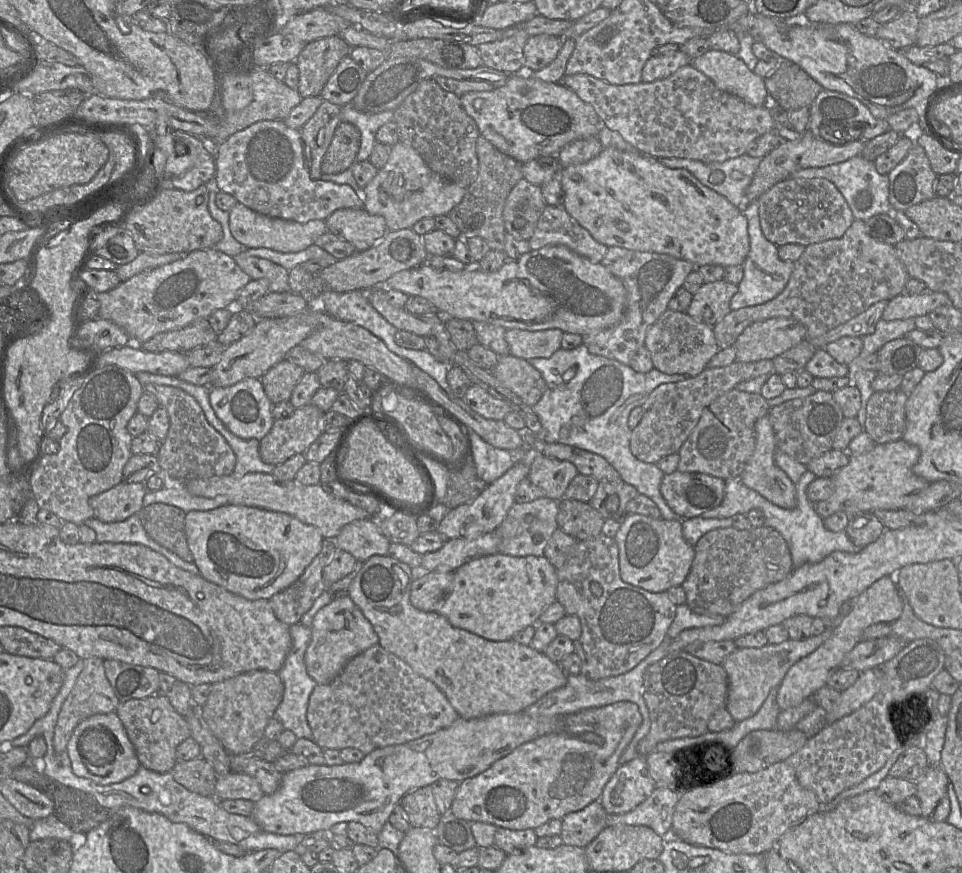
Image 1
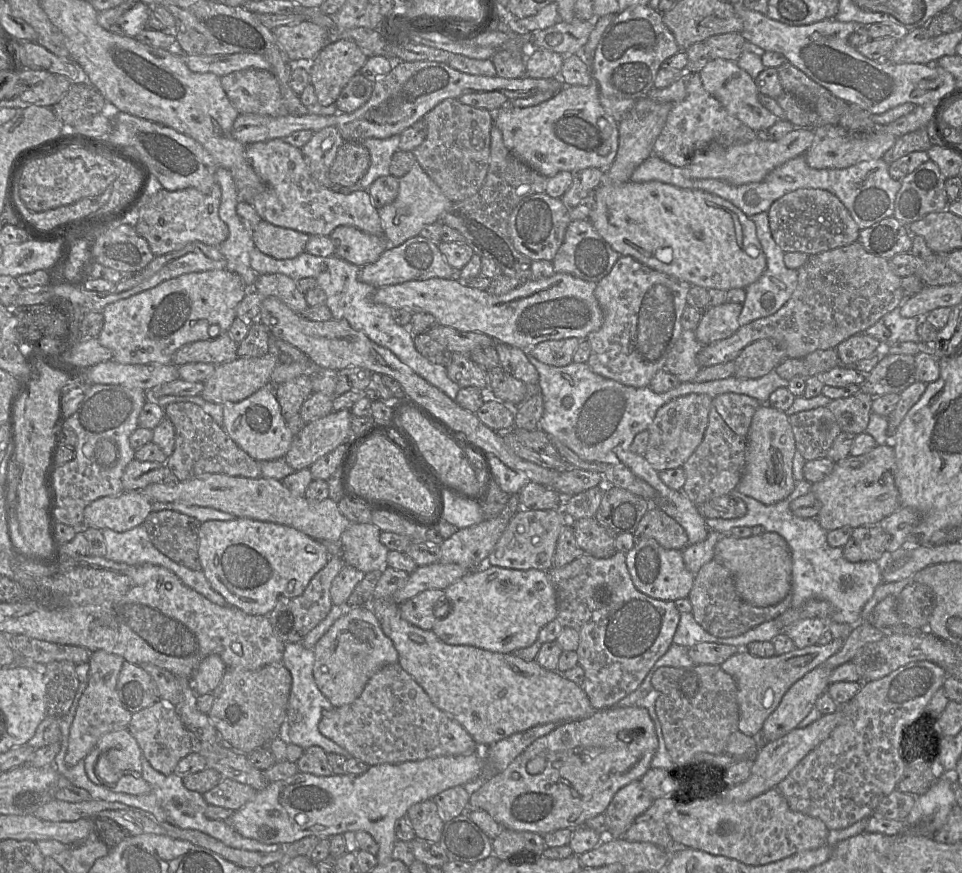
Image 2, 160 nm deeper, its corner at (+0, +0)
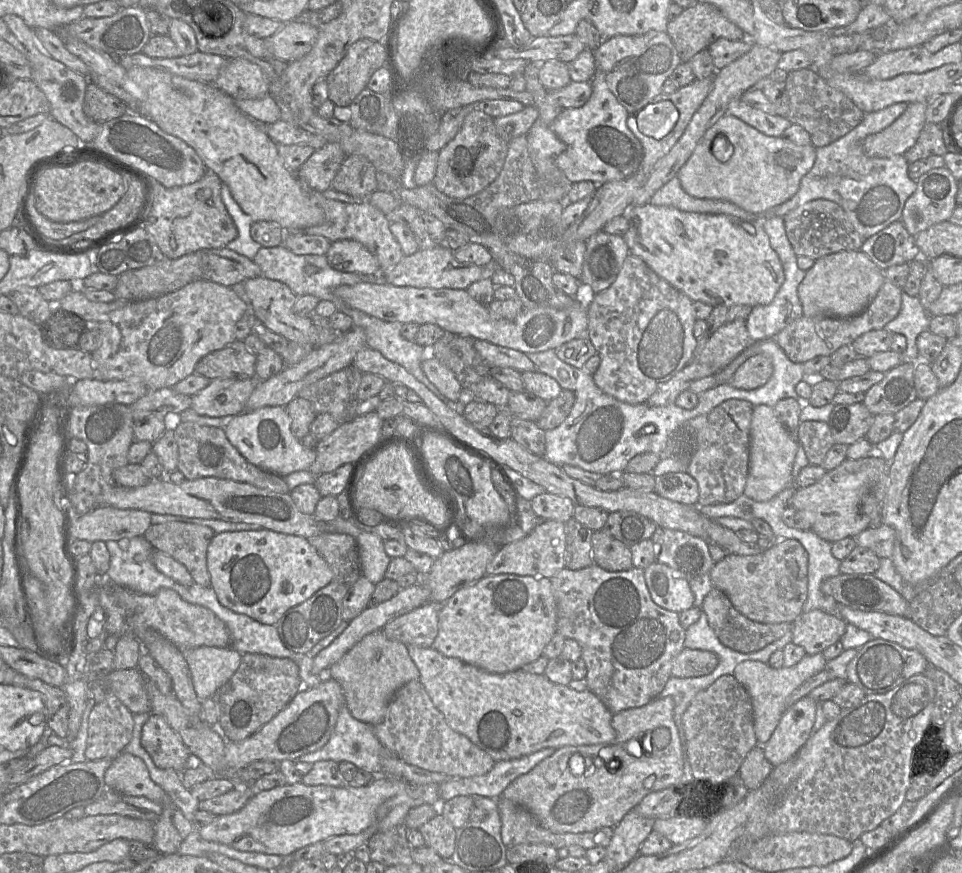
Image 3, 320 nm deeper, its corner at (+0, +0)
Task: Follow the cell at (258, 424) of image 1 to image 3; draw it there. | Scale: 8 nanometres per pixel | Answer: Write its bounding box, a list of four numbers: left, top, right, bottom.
[223,406,316,477]

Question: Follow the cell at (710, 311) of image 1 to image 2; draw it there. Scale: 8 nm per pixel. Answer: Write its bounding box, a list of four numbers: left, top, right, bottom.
[695,303,742,346]

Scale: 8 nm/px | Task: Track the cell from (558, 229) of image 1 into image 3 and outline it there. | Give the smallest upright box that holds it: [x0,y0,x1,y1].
[579,231,630,295]

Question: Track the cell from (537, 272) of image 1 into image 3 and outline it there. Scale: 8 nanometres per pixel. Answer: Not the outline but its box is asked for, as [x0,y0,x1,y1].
[334,278,588,354]

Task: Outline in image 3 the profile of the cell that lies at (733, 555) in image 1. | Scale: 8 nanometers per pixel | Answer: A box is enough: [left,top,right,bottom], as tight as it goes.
[701,587,792,653]

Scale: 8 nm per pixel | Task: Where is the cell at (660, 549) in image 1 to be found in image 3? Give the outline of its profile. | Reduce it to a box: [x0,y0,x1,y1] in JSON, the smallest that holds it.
[644,562,694,613]

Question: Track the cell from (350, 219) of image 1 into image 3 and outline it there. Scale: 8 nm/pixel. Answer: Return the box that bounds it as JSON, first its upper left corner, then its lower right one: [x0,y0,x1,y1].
[325,240,378,277]

